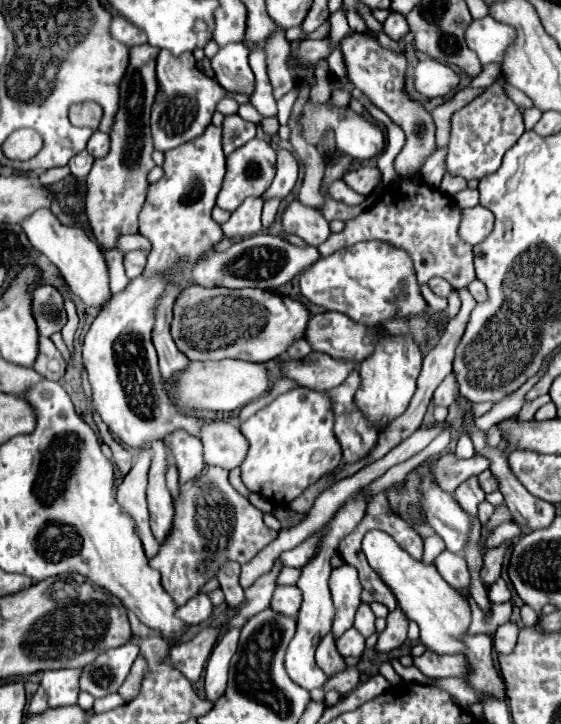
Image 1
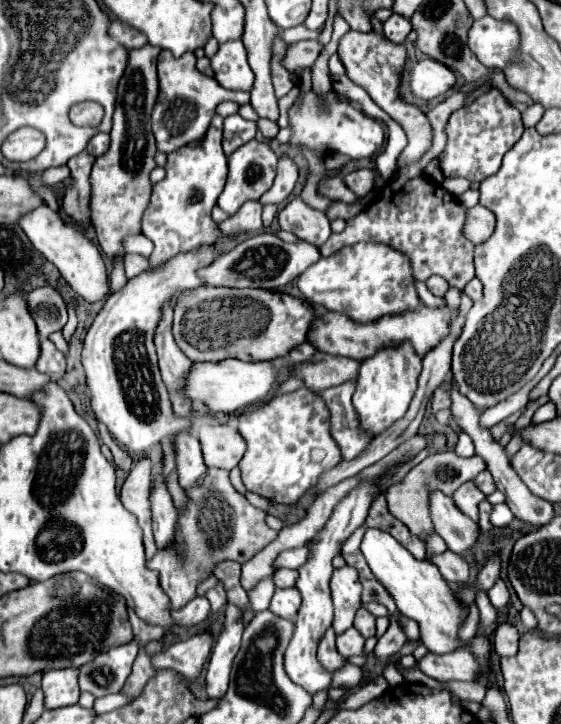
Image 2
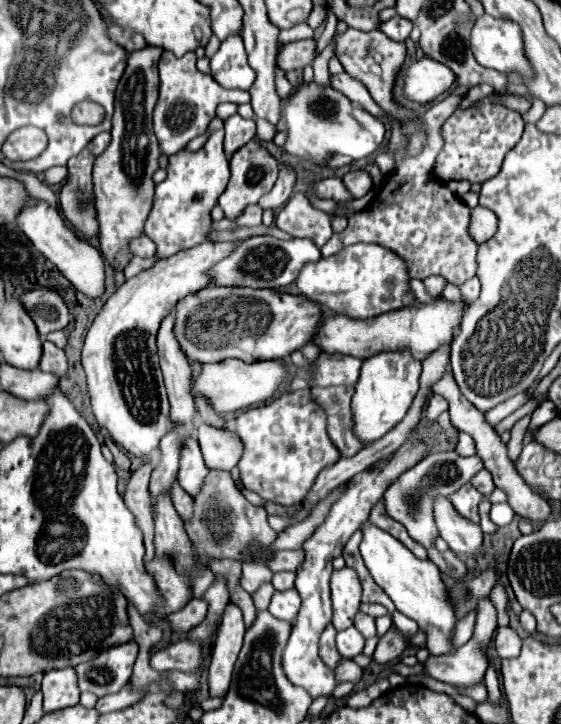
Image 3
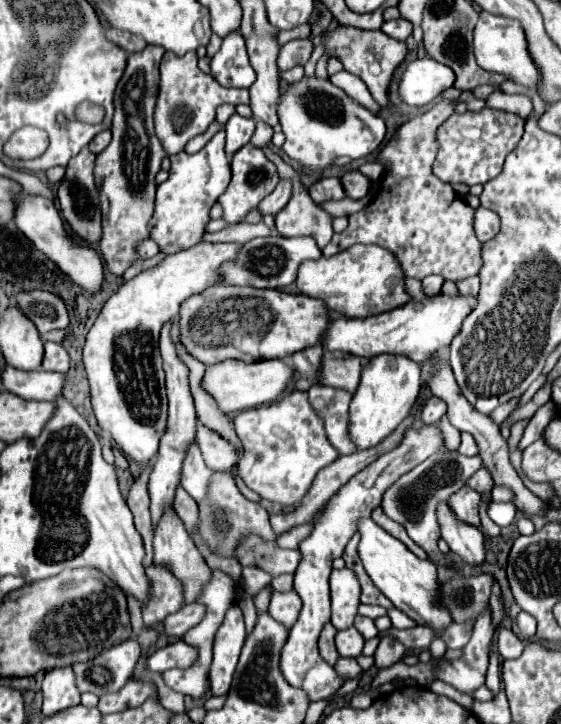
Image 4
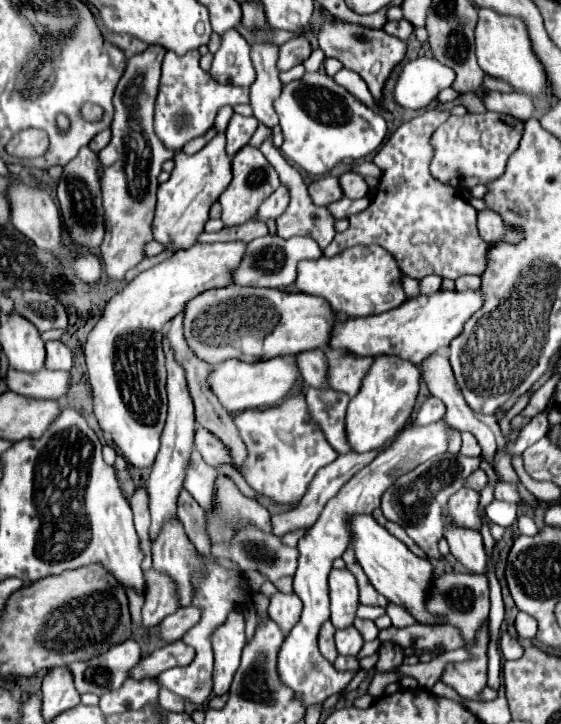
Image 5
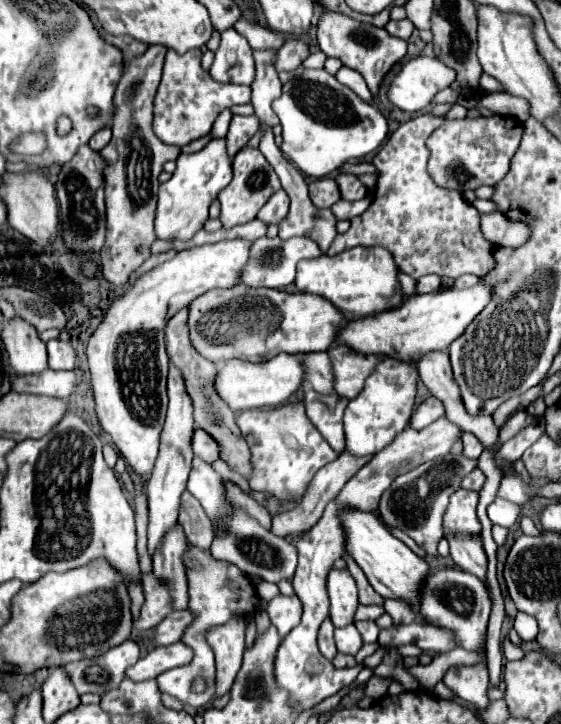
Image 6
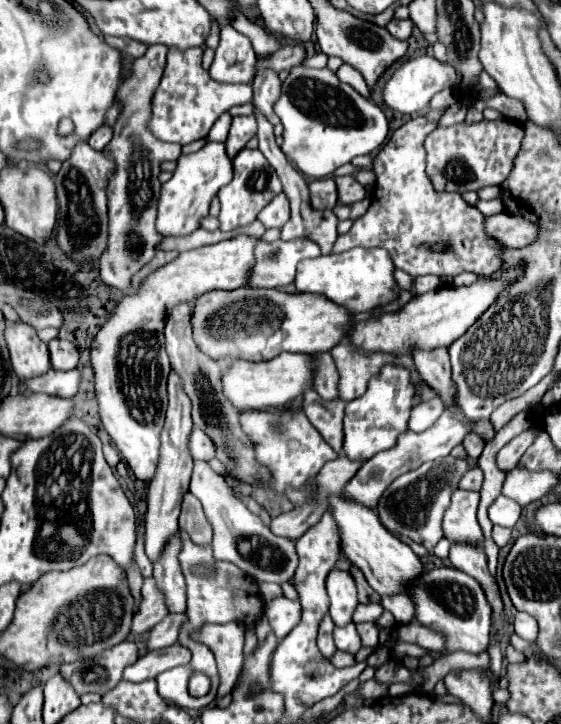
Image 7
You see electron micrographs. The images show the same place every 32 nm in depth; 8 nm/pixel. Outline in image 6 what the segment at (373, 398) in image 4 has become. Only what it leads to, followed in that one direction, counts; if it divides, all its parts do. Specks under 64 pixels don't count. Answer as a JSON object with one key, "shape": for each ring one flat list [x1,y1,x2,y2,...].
{"shape":[[388,358,378,364,378,370,366,380,360,396,348,402,344,414,346,450,352,456,372,456,392,444,392,440,406,430,410,414,414,410,418,372,414,366]]}

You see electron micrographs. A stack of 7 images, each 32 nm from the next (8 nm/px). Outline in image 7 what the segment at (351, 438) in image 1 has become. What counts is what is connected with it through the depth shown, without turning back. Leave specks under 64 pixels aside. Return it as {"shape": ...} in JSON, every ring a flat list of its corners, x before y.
{"shape":[[308,390,302,398,302,410,308,416,308,420,312,422,312,426,316,426,316,430,322,434,322,438,334,448,334,452,342,450,342,430,340,430,340,420,344,418,344,400,336,398,336,400,320,400,320,396,316,396,314,390]]}

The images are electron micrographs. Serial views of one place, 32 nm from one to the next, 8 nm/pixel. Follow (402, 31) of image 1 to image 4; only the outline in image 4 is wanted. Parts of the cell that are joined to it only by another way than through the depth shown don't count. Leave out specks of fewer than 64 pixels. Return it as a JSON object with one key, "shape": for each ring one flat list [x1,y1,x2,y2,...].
{"shape":[[404,18,400,20,392,20,392,22,384,22,382,32,386,32,388,36,396,38,396,40,406,40,412,34,412,24]]}

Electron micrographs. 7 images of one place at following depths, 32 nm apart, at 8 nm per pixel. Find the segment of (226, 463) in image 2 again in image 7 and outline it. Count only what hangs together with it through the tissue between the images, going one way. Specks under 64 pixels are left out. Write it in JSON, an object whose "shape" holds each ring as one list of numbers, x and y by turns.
{"shape":[[200,428,192,430,188,450,190,450,194,460,210,460,210,458,214,458,214,444]]}

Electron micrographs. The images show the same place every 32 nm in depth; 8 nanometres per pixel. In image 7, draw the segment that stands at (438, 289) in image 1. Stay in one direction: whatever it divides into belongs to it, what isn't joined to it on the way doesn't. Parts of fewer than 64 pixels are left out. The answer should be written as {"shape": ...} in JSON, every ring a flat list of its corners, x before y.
{"shape":[[418,276,414,278,414,294,422,294,440,286,438,276]]}

